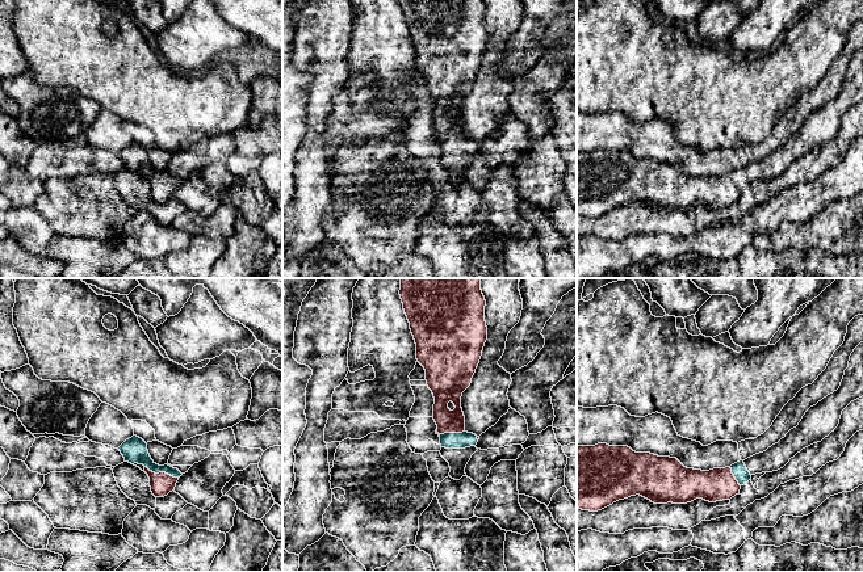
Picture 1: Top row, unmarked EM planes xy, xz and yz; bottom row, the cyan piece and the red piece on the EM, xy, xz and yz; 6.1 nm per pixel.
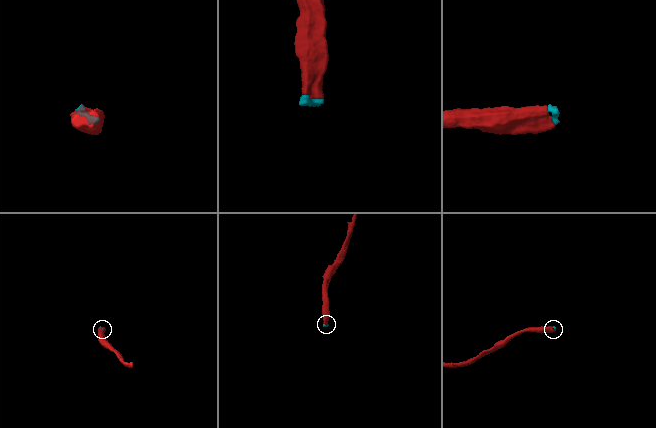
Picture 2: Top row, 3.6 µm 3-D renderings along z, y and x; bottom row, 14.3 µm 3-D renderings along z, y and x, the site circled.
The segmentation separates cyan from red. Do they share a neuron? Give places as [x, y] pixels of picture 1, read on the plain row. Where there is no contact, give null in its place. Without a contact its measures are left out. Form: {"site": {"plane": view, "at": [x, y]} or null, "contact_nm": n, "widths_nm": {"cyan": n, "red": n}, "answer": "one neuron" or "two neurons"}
{"site": {"plane": "xy", "at": [162, 177]}, "contact_nm": 220, "widths_nm": {"cyan": 160, "red": 140}, "answer": "one neuron"}

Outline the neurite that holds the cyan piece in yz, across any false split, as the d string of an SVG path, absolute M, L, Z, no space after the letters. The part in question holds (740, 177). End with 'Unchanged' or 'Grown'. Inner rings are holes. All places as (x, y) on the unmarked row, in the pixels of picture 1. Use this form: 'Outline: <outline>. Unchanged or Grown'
Outline: M863 49L850 62L849 73L837 97L810 113L799 131L791 135L784 144L745 167L730 173L709 177L684 173L676 164L658 163L650 159L636 159L628 152L595 152L577 153L577 214L598 218L619 206L640 201L654 210L687 210L696 205L709 209L730 206L740 199L741 193L751 186L751 182L762 178L772 178L783 174L791 164L803 155L821 148L839 130L842 117L854 106L863 102Z. Grown

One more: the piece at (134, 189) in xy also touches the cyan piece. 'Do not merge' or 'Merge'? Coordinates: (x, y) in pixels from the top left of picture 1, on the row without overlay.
Do not merge

